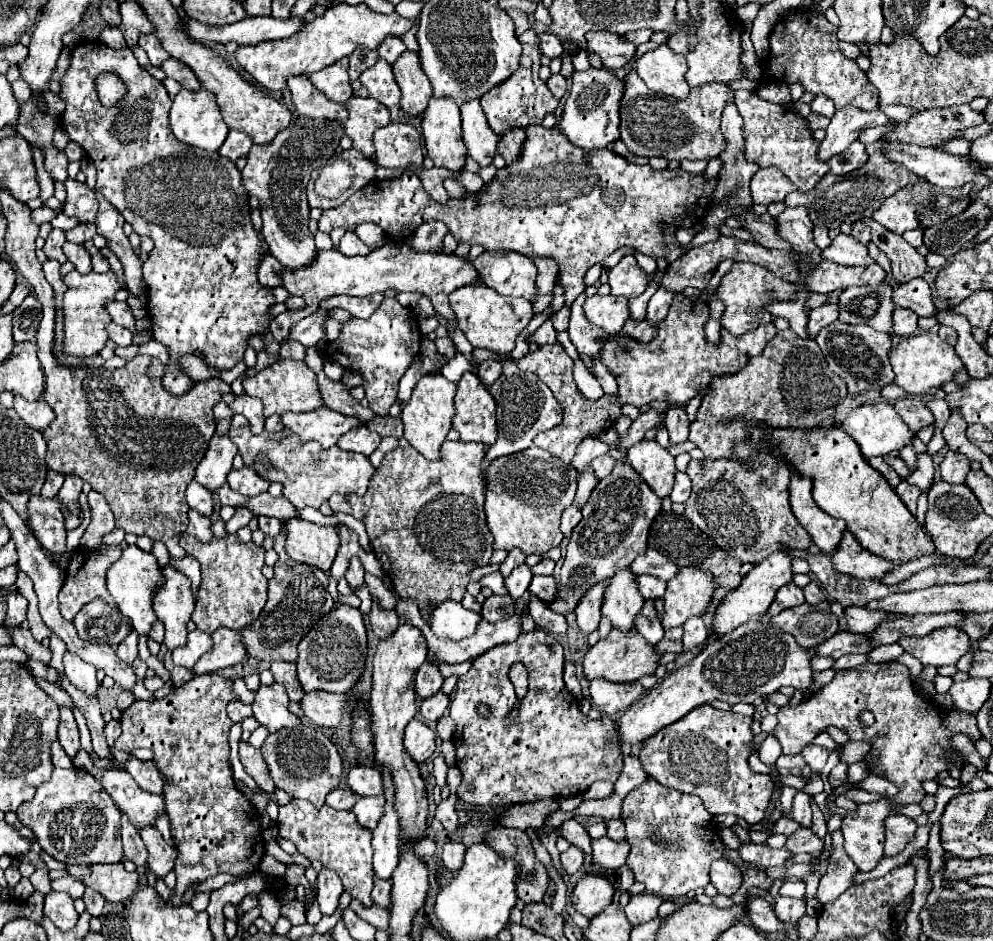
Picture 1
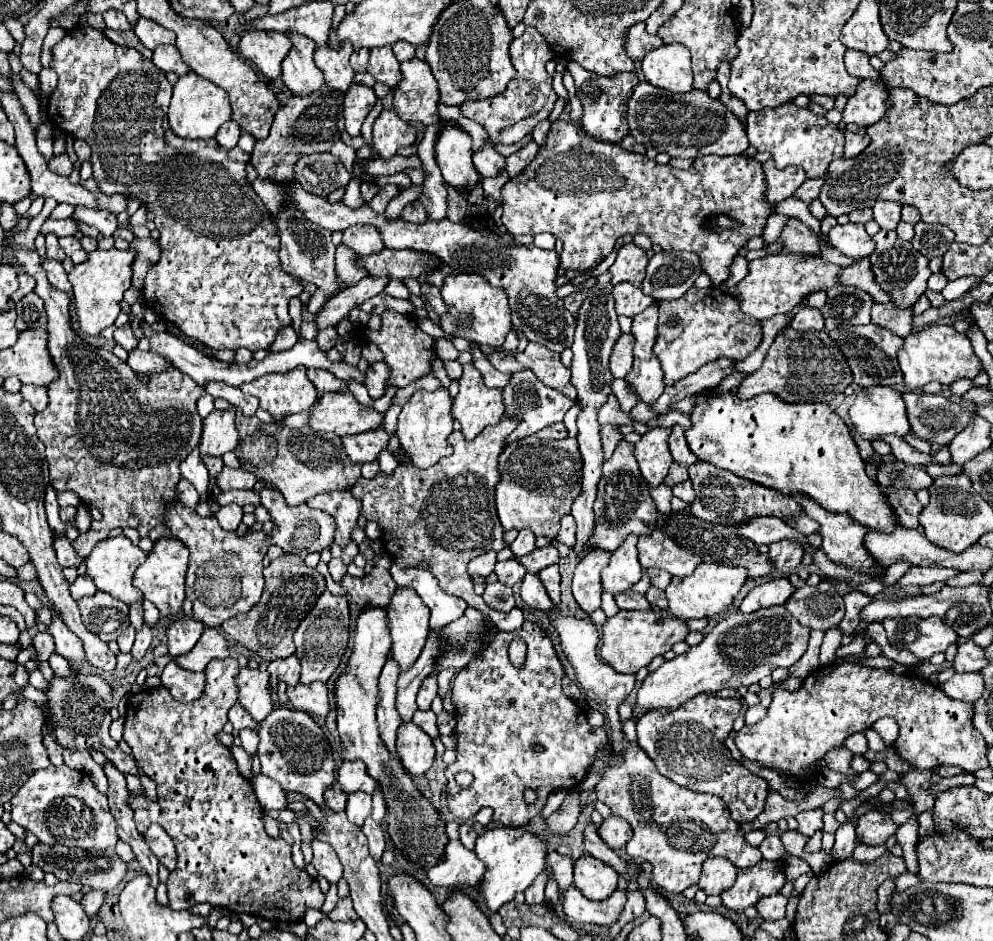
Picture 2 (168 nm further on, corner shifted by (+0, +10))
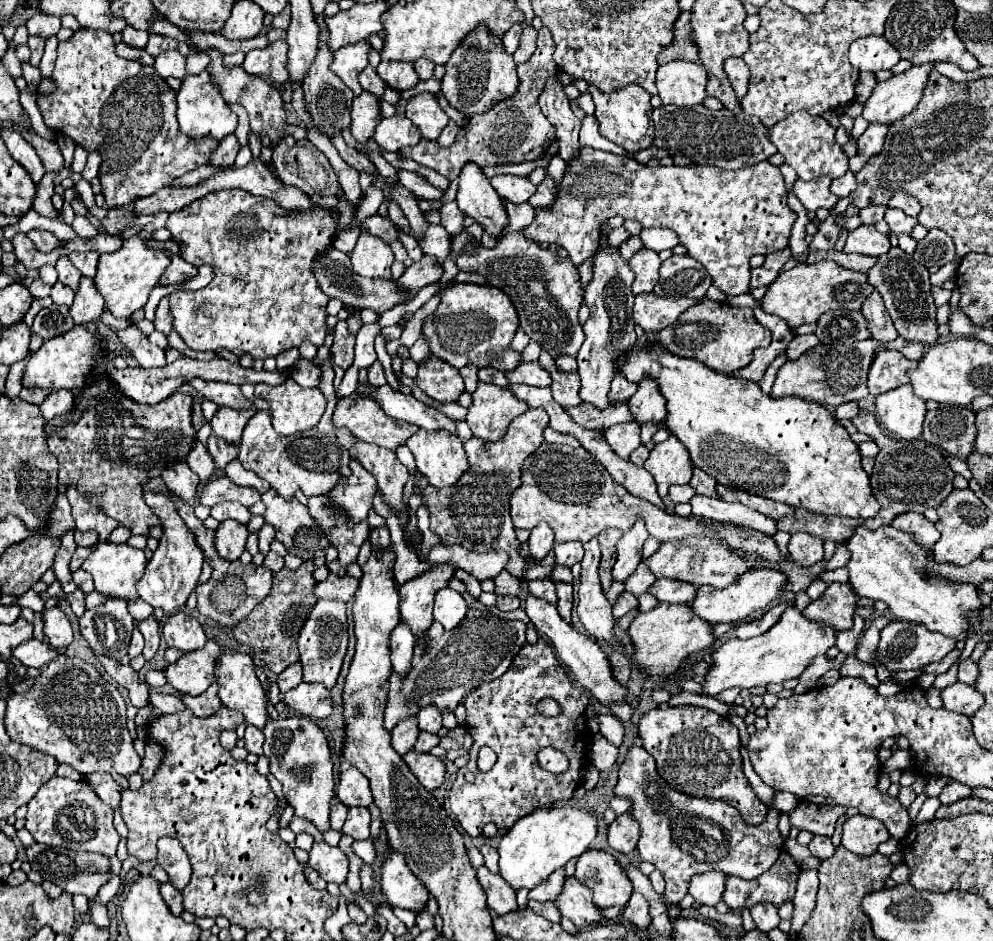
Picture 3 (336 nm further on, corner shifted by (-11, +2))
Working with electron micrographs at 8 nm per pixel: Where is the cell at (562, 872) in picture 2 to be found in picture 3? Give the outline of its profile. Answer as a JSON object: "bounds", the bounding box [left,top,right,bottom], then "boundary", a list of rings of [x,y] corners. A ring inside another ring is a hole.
{"bounds":[528,868,566,902],"boundary":[[[564,868],[552,872],[552,874],[542,882],[542,884],[538,884],[536,888],[530,890],[528,898],[530,898],[530,900],[538,900],[538,902],[554,900],[556,894],[560,894],[560,886],[562,886],[564,878],[566,878],[566,876],[564,876]]]}

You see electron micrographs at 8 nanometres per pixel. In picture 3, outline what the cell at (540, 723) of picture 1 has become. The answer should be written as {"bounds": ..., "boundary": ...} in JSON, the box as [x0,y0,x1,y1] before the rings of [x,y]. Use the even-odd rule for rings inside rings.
{"bounds":[448,638,592,836],"boundary":[[[542,638],[538,644],[526,644],[524,650],[520,650],[504,678],[478,686],[478,690],[468,694],[464,702],[466,730],[474,744],[470,748],[470,762],[458,770],[458,778],[448,794],[450,808],[468,836],[480,836],[488,822],[494,822],[502,830],[510,830],[524,814],[572,798],[574,790],[582,784],[580,768],[588,762],[588,748],[592,742],[586,720],[582,720],[588,704],[590,698],[570,682],[554,656],[552,646]],[[542,698],[556,700],[562,712],[554,718],[542,716],[536,708]],[[482,746],[490,746],[498,754],[496,764],[488,772],[480,772],[476,766],[478,750]],[[546,746],[568,756],[570,768],[564,774],[546,772],[538,764],[536,754]],[[466,772],[474,772],[474,782],[466,782]]]}

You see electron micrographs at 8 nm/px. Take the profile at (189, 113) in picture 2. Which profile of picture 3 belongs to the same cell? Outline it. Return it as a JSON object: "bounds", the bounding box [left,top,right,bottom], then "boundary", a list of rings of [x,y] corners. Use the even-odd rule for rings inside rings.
{"bounds":[176,70,238,140],"boundary":[[[208,70],[196,74],[196,76],[186,76],[182,80],[182,86],[176,94],[176,104],[178,104],[178,110],[176,110],[176,118],[178,118],[178,124],[180,124],[180,130],[186,134],[186,136],[192,136],[192,138],[200,138],[204,134],[212,134],[216,140],[228,136],[228,134],[234,134],[236,130],[236,124],[238,124],[238,118],[236,114],[228,108],[228,104],[224,102],[218,86],[214,84],[212,76]]]}

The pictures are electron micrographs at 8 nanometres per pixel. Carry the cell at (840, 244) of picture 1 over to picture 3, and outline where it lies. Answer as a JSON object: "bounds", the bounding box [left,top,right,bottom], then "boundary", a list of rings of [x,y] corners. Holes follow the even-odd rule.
{"bounds":[846,226,890,256],"boundary":[[[858,226],[856,230],[848,232],[846,252],[866,254],[866,256],[882,256],[890,250],[890,240],[886,234],[880,234],[874,226]]]}

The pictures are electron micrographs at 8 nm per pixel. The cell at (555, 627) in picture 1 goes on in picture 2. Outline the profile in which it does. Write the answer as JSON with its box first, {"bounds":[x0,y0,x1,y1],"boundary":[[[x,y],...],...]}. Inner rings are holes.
{"bounds":[521,574,553,612],"boundary":[[[527,574],[521,582],[521,598],[529,608],[541,610],[541,612],[549,612],[553,610],[553,602],[549,600],[541,580],[537,578],[537,574]]]}

